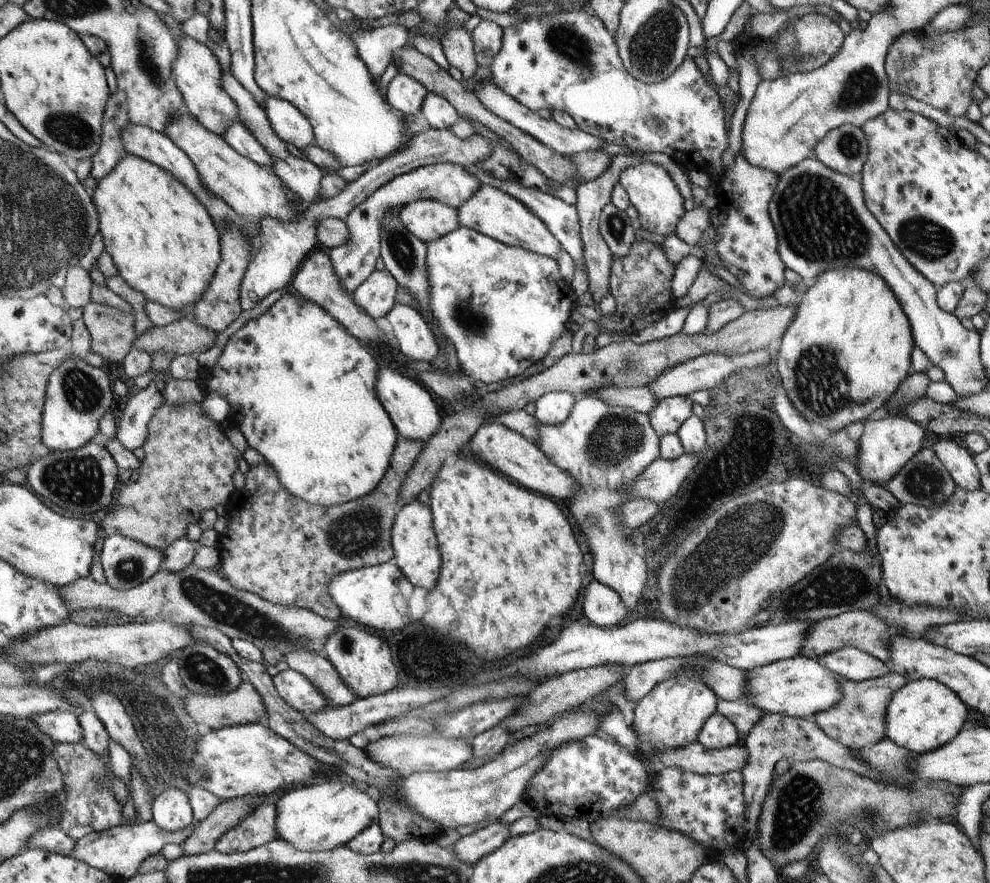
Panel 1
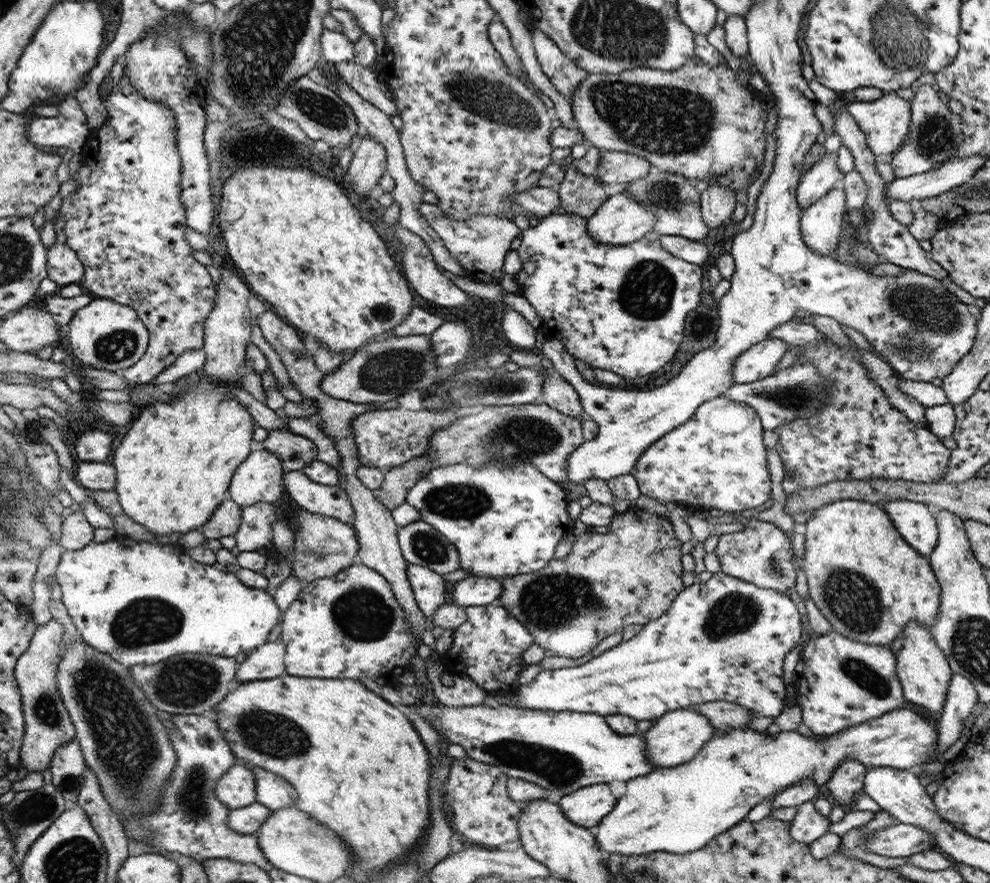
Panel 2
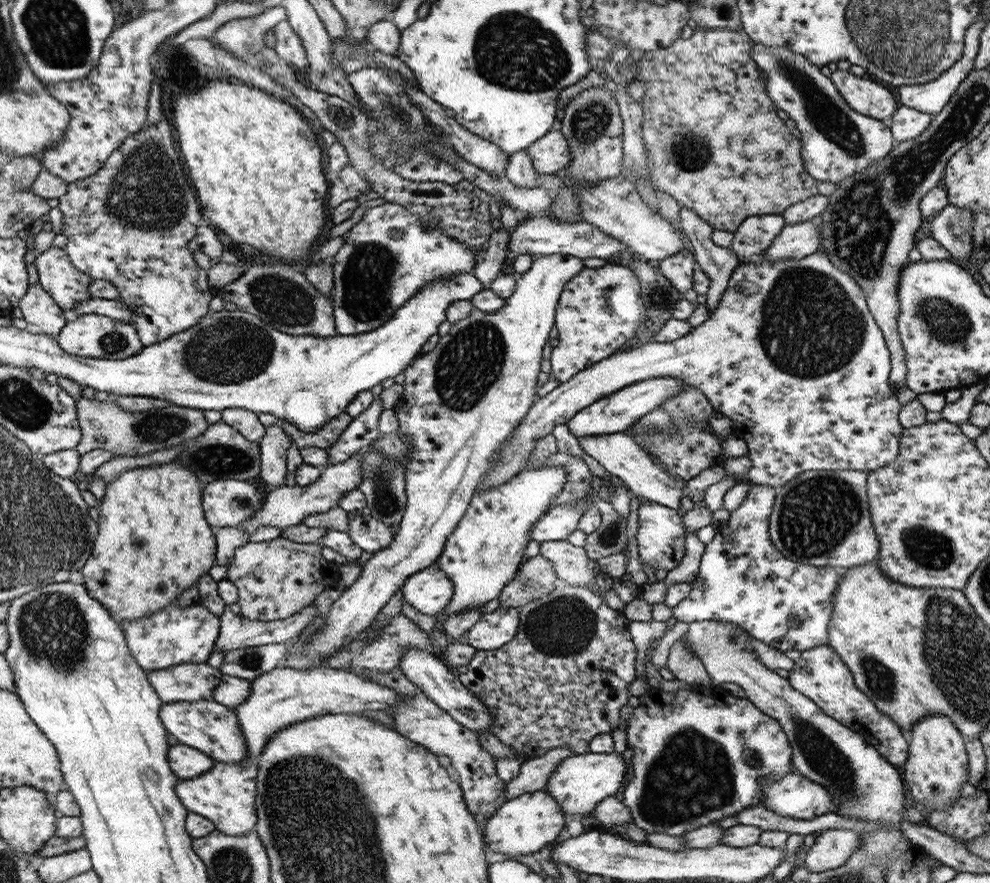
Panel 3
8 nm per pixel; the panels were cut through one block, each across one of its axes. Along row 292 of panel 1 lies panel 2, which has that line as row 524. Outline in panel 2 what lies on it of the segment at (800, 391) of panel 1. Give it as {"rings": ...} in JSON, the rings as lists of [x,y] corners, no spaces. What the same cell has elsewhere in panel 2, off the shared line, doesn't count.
{"rings":[[[852,499],[826,503],[800,529],[805,538],[800,565],[806,573],[809,596],[832,624],[833,631],[864,644],[888,647],[908,621],[924,623],[928,628],[934,624],[940,608],[941,586],[929,557],[916,552],[902,538],[881,504]]]}

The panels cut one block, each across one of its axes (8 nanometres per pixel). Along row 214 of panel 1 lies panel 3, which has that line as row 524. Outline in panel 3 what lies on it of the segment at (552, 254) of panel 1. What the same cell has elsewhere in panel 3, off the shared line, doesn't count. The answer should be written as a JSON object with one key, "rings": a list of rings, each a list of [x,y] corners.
{"rings":[[[564,467],[528,468],[516,473],[516,476],[504,481],[504,484],[476,491],[473,494],[467,511],[459,520],[454,532],[448,537],[442,554],[435,564],[432,564],[447,574],[454,587],[451,603],[436,616],[437,626],[441,627],[441,622],[448,615],[465,611],[466,608],[481,609],[490,600],[499,598],[504,585],[515,577],[516,571],[521,565],[522,556],[531,540],[531,530],[542,518],[542,515],[547,513],[553,498],[557,498],[567,481]]]}

